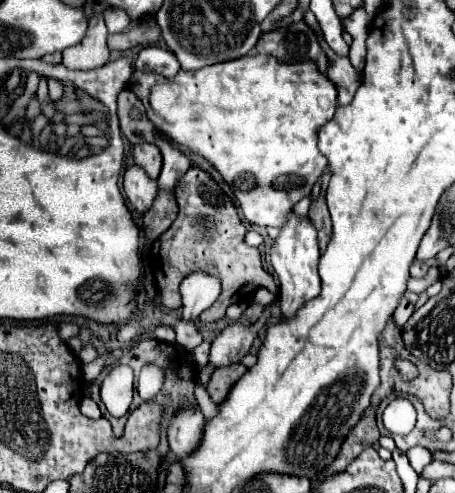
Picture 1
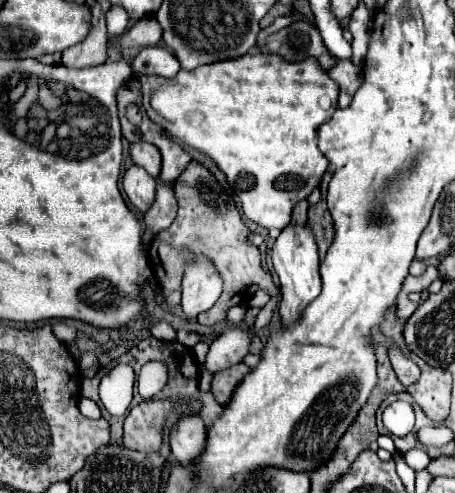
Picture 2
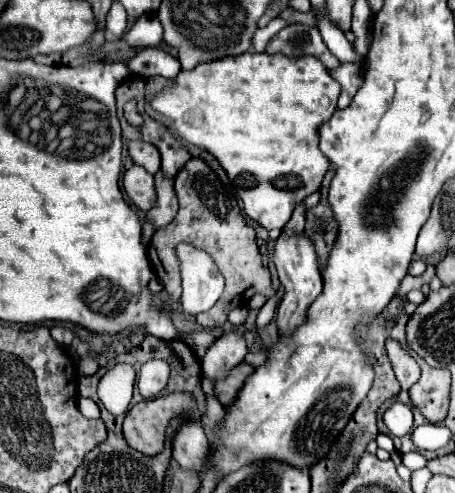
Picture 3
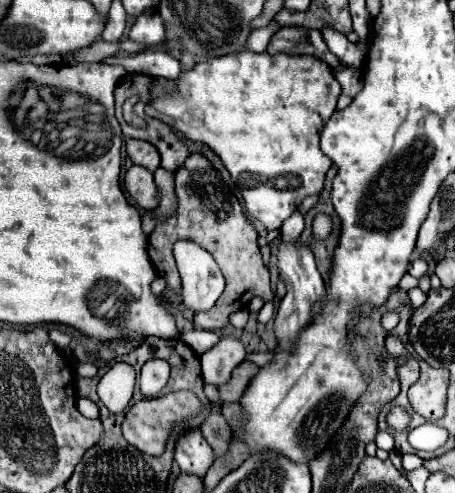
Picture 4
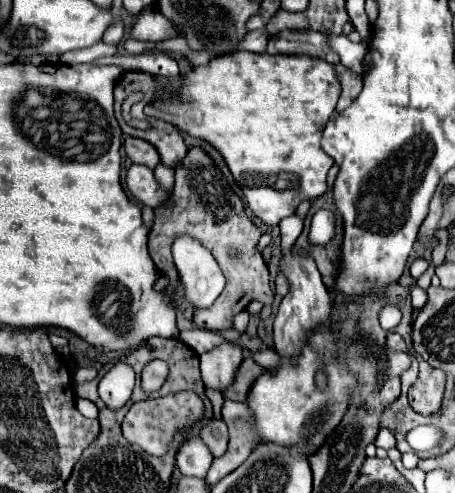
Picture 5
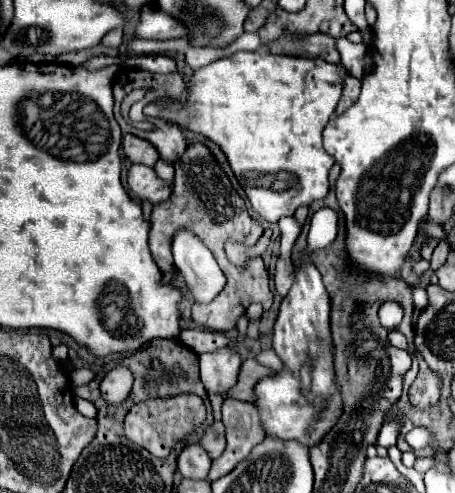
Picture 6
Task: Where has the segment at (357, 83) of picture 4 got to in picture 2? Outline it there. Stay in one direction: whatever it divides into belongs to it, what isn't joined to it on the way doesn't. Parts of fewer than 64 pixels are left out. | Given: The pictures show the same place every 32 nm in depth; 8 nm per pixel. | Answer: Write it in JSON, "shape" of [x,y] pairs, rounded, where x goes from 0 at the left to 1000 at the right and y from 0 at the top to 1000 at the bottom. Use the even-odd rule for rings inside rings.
{"shape":[[[743,122],[743,134],[730,138],[721,150],[730,162],[738,162],[747,170],[743,215],[760,219],[796,170],[796,138],[778,134],[769,122]]]}

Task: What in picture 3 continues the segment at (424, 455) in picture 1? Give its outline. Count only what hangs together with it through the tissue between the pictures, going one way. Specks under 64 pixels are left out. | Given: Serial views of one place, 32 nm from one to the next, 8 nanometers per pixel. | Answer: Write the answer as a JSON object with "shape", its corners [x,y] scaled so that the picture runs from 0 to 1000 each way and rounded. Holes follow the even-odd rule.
{"shape":[[[897,917],[897,921],[884,925],[884,941],[897,953],[919,953],[919,949],[932,949],[936,945],[936,929],[923,917]]]}

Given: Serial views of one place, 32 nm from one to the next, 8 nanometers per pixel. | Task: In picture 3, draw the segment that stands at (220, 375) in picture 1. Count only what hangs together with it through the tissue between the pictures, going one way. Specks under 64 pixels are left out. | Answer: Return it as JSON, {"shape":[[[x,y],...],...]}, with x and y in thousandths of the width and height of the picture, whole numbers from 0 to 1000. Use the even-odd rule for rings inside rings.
{"shape":[[[532,734],[532,738],[523,738],[519,746],[510,746],[510,751],[505,751],[505,759],[497,763],[497,771],[475,775],[479,815],[484,815],[484,819],[492,819],[492,824],[497,824],[497,819],[510,819],[510,815],[523,807],[527,787],[536,783],[541,767],[545,767],[554,755],[558,755],[558,742],[549,742],[549,738]]]}

